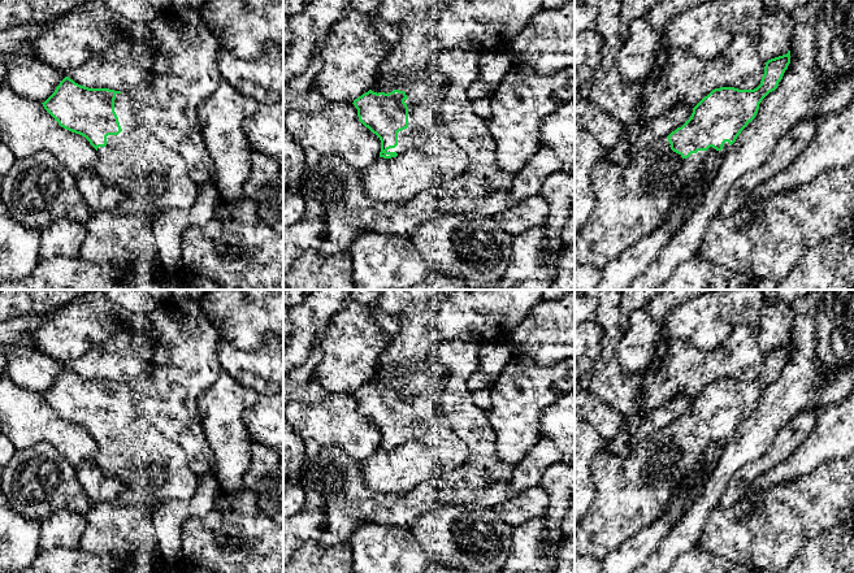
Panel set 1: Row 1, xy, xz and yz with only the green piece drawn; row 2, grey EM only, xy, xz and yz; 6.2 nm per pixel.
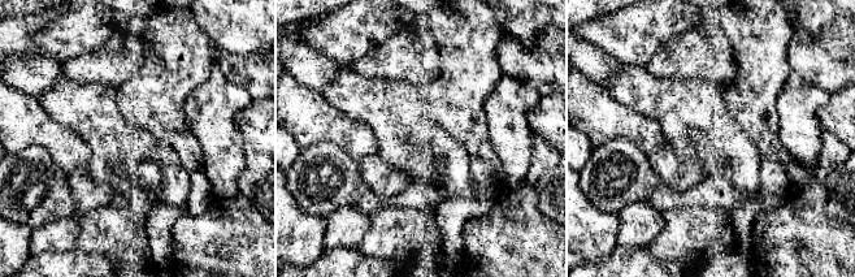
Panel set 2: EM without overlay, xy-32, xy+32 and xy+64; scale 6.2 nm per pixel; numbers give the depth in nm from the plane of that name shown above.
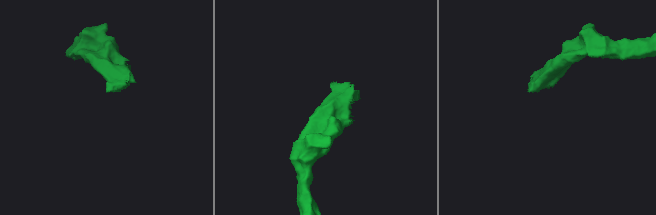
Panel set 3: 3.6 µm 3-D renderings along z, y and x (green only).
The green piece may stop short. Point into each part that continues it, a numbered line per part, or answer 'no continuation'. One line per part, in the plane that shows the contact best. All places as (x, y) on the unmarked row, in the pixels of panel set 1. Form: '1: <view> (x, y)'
1: xz (425, 422)

